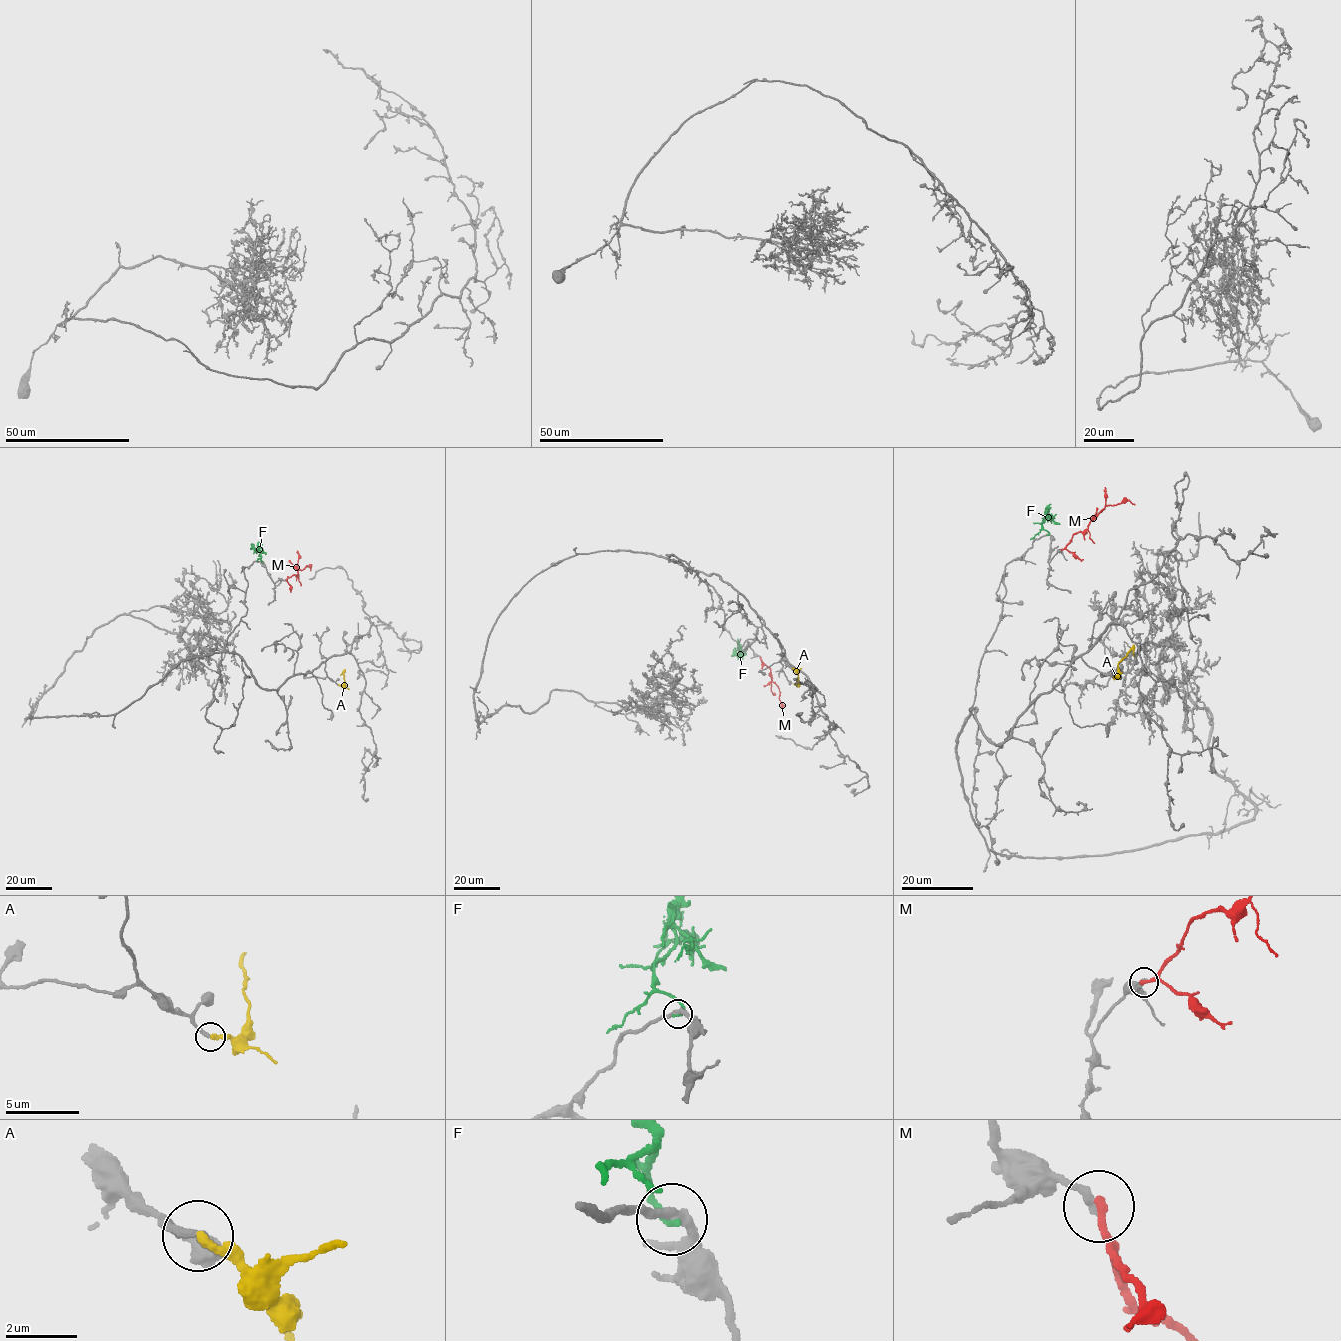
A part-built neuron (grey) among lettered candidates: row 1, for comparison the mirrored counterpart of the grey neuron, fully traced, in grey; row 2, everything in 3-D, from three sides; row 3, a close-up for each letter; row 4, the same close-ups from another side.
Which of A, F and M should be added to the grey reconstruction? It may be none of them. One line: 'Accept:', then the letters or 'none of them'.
Accept: A

